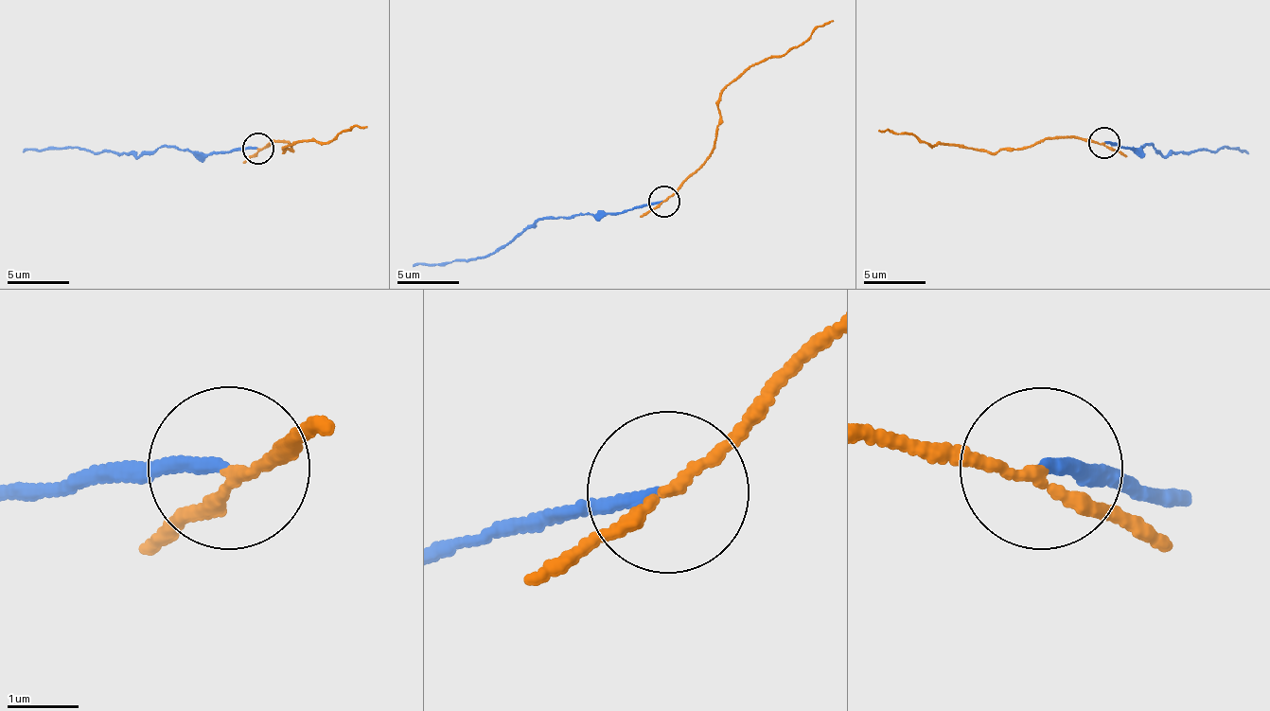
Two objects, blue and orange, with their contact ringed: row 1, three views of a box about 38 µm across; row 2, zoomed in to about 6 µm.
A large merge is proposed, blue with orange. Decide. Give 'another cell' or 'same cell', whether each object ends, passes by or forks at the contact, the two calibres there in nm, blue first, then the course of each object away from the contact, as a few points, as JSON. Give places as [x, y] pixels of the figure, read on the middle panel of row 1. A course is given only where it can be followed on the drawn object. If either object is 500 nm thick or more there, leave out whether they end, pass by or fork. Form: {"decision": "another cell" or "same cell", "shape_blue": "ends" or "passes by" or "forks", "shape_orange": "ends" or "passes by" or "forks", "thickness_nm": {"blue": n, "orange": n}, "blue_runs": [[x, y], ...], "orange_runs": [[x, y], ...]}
{"decision": "another cell", "shape_blue": "ends", "shape_orange": "passes by", "thickness_nm": {"blue": 170, "orange": 150}, "blue_runs": [[663, 200], [618, 214], [539, 219], [488, 256], [414, 264]], "orange_runs": [[663, 200], [708, 155], [728, 85], [755, 63], [784, 56], [821, 25], [833, 22]]}

